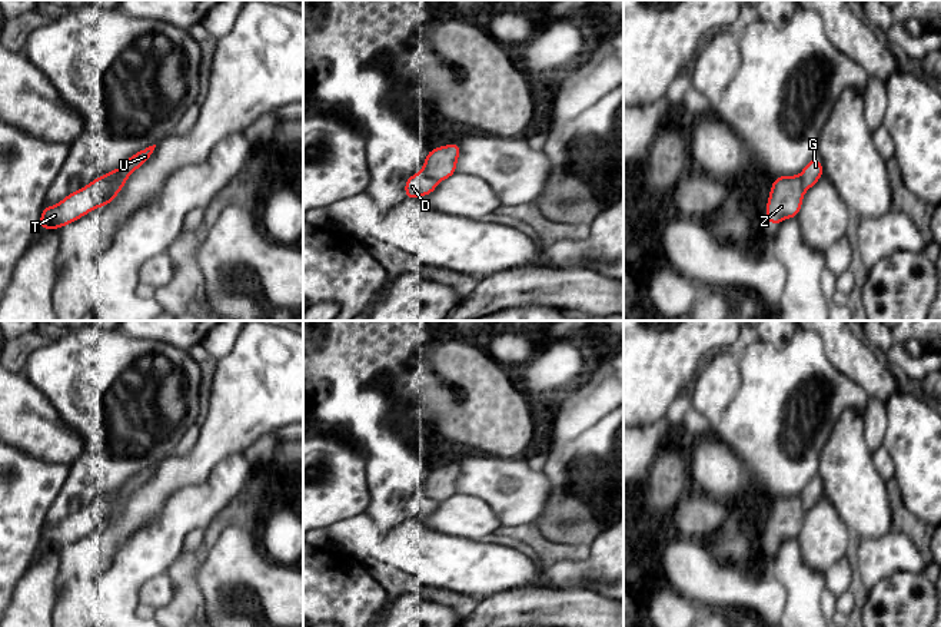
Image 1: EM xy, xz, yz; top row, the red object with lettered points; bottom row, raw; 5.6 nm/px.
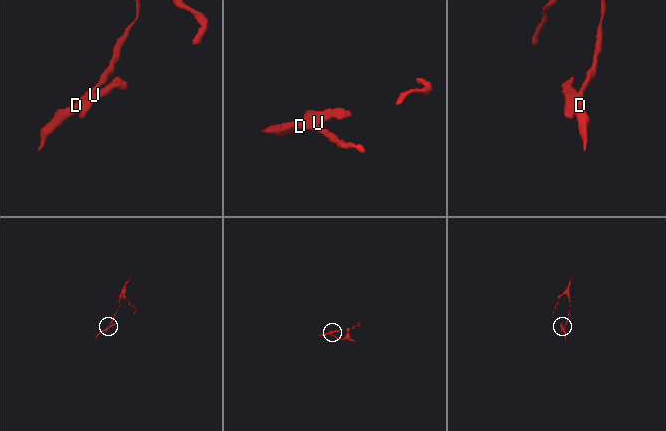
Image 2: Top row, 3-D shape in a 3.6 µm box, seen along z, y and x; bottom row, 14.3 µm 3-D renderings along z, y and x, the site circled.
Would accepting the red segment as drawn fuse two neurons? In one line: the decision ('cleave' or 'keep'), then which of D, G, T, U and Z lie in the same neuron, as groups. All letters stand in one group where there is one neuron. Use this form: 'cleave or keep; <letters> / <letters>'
cleave; D G T / U Z

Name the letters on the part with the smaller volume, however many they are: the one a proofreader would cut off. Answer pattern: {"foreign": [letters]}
{"foreign": ["U", "Z"]}

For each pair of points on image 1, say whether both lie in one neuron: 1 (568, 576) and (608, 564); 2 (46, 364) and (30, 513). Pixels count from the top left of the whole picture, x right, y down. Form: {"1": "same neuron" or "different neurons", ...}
{"1": "same neuron", "2": "different neurons"}

